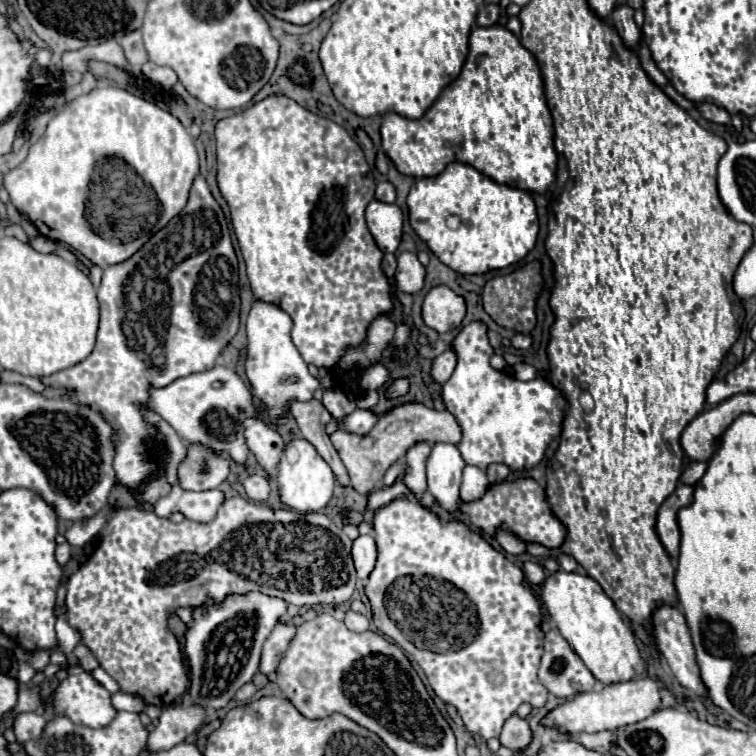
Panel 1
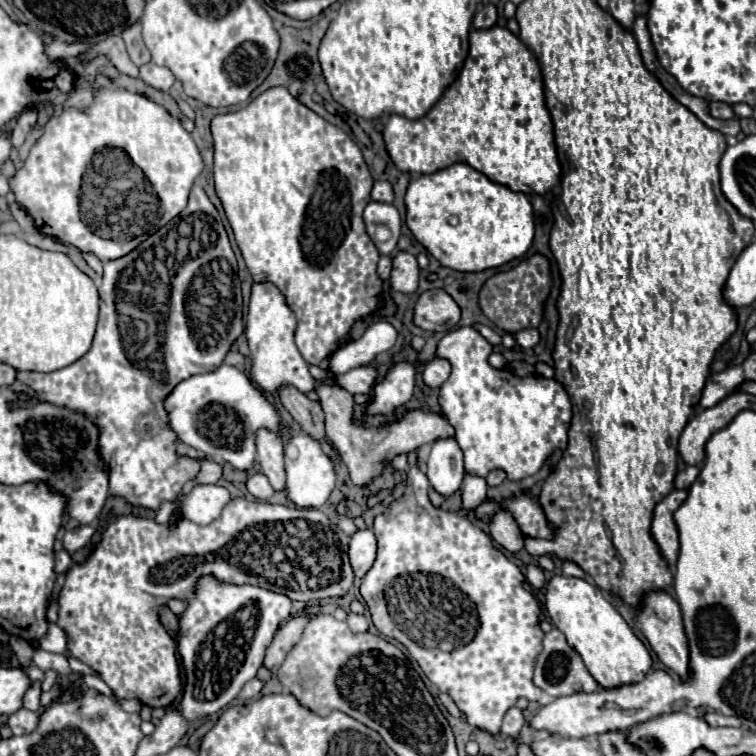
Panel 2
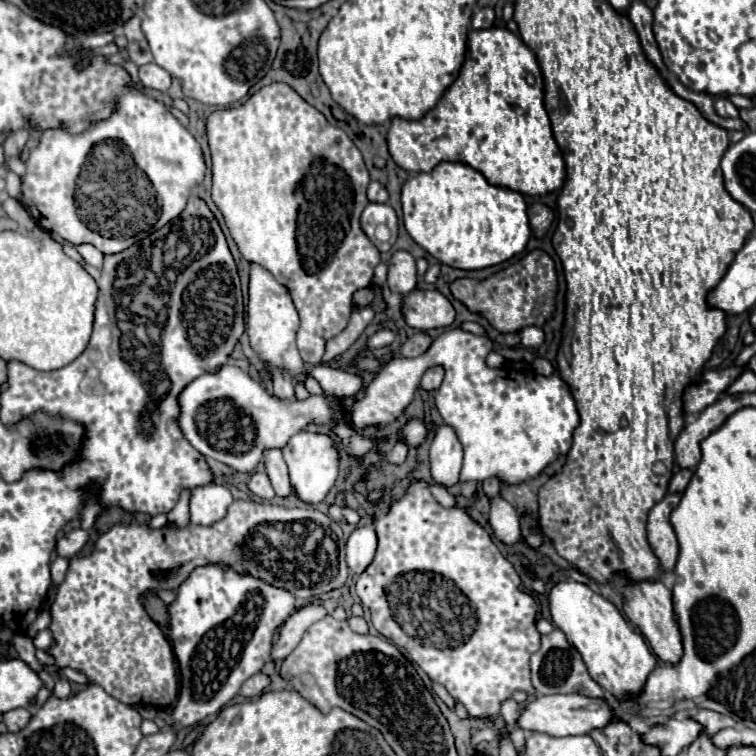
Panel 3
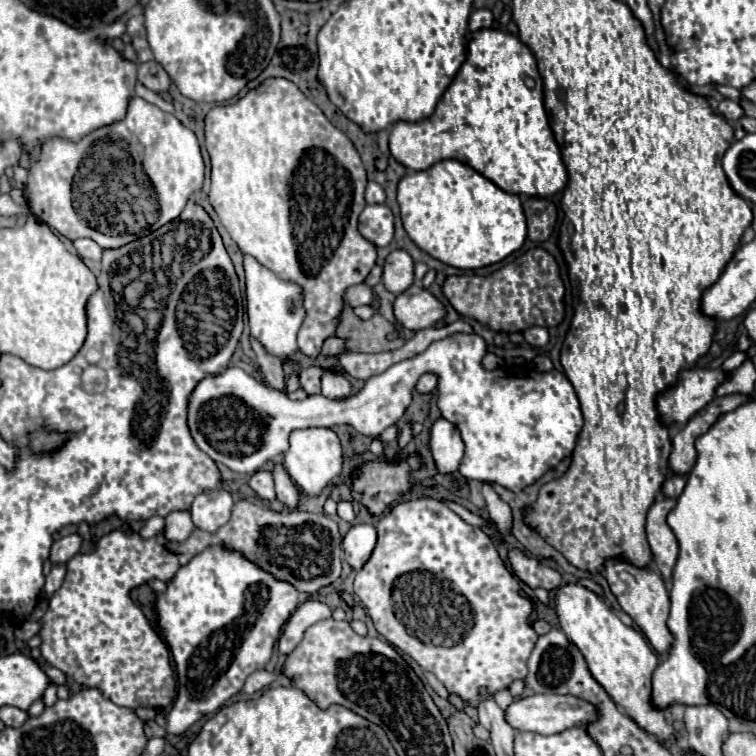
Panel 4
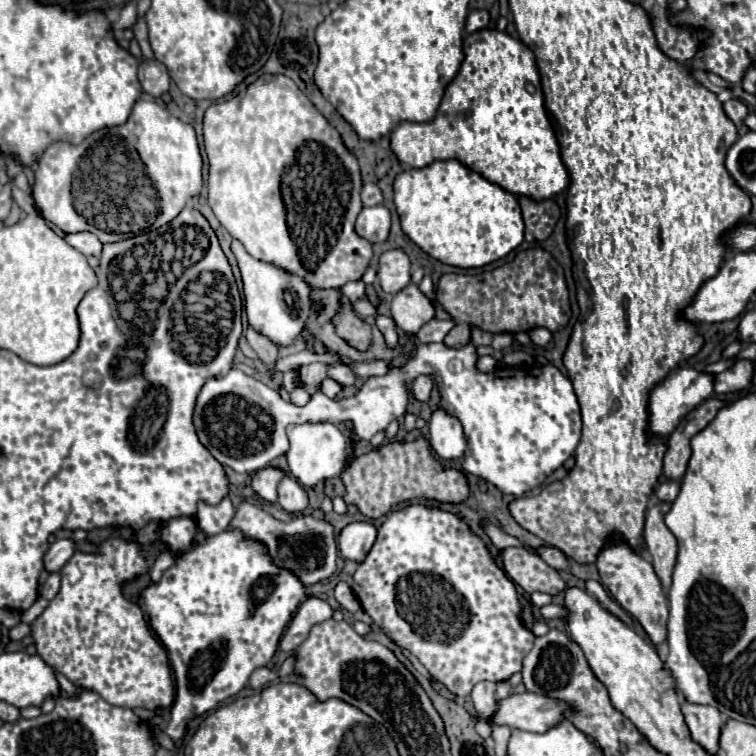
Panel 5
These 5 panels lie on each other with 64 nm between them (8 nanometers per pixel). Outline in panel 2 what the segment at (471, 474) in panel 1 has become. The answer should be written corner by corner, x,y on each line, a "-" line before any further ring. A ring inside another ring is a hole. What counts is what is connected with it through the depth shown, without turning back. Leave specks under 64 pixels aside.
410,452
408,454
408,478
406,478
406,490
404,490
404,496
393,501
388,509
376,516
374,520
374,532
376,532
376,538
378,538
378,556
376,556
376,562
374,566
366,572
366,576
362,578
362,584
360,584
360,594
364,598
364,602
368,604
368,610
372,614
372,622
374,626
378,628
380,634
388,636
388,638
394,638
398,640
402,646
406,646
406,650
412,654
412,658
418,662
418,666
422,668
422,672
430,678
432,684
436,684
436,688
440,692
446,692
454,702
456,706
466,714
466,722
470,726
478,726
490,734
498,732
500,726
502,726
502,718
506,714
506,710
510,706
516,704
516,700
520,696
528,698
528,700
540,700
542,696
542,690
538,690
532,682
532,674
534,674
534,660
536,660
536,654
540,654
542,650
542,638
544,638
544,632
540,630
538,626
538,616
540,616
540,606
536,602
536,598
530,594
530,590
522,588
524,584
524,576
520,572
520,568
510,562
494,544
492,544
492,538
480,530
478,526
474,526
470,520
468,520
468,512
470,508
476,508
482,500
484,500
484,494
488,488
484,488
484,478
480,480
478,476
472,476
471,474
464,475
461,492
463,493
463,506
458,512
446,512
446,510
440,510
436,506
432,506
430,498
428,498
428,478
424,472
420,472
420,468
416,466
416,460
418,460
418,452
-
472,602
472,606
476,608
476,618
468,618
468,604

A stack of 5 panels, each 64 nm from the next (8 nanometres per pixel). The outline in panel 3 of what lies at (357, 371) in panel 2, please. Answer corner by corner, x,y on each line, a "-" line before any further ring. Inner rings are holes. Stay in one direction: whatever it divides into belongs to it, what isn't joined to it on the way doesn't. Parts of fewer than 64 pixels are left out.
316,365
309,374
320,382
324,394
332,398
350,398
362,388
362,378
356,372
340,372
330,366

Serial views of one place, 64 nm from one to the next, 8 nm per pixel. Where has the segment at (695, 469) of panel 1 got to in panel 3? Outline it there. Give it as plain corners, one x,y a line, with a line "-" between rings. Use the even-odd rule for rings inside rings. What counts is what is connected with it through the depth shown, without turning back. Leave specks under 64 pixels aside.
678,470
672,478
670,478
670,484
668,484
668,492
670,494
676,494
676,492
684,492
688,482
692,478
692,470

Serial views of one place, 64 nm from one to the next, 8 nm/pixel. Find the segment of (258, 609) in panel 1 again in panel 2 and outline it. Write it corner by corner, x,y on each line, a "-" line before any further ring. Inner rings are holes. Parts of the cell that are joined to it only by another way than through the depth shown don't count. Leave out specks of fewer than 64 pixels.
212,574
200,576
194,584
194,598
186,600
186,610
178,618
176,646
184,666
180,714
194,722
230,704
264,664
264,652
290,612
292,600
284,594
254,584
222,582

